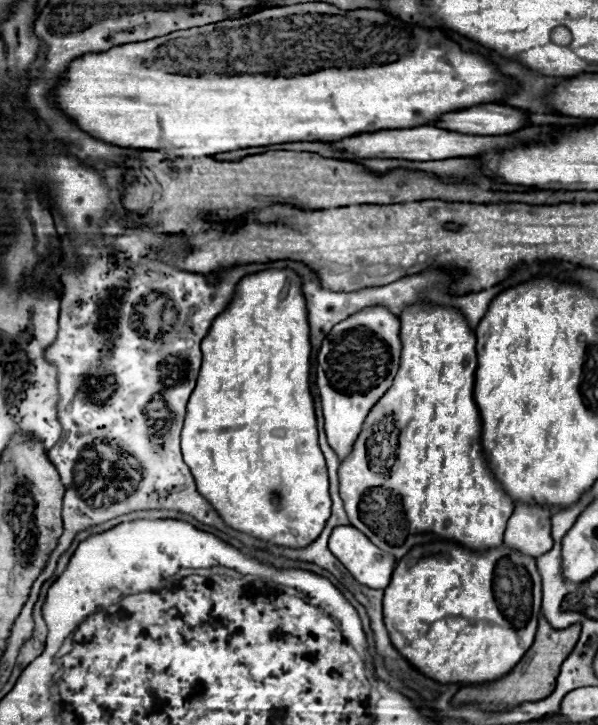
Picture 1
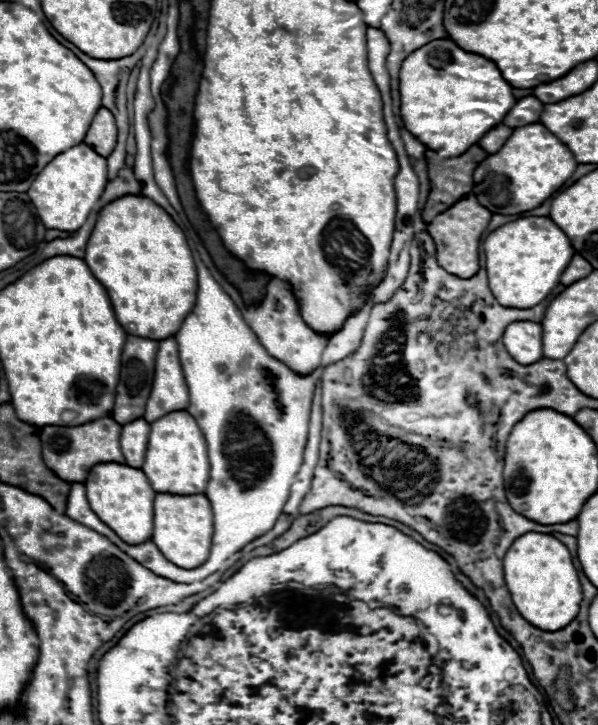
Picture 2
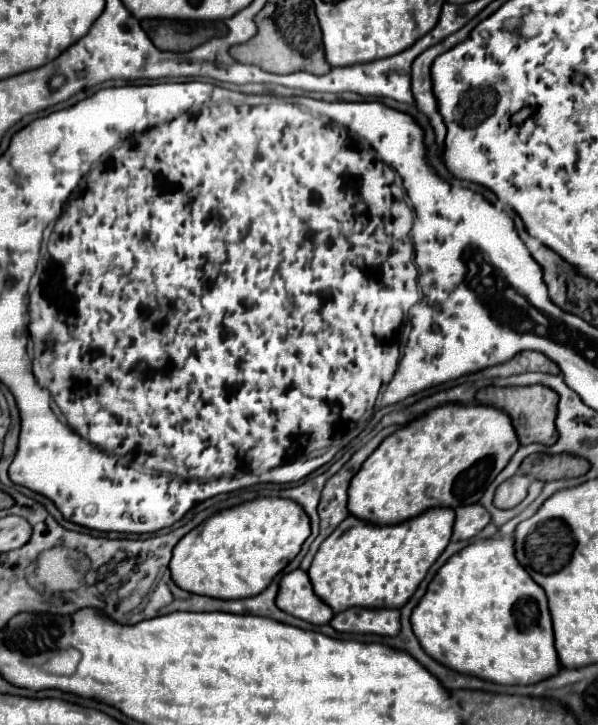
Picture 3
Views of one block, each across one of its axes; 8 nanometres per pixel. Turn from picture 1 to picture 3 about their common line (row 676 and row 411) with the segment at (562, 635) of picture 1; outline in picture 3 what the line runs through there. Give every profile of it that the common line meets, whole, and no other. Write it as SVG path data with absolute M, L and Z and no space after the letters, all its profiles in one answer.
M534 384L534 386L524 386L524 388L494 388L494 386L488 386L488 388L482 388L476 392L474 396L476 404L482 404L482 406L492 406L492 408L498 408L502 412L506 412L512 420L512 426L516 430L516 436L520 440L522 446L526 444L554 444L558 438L556 438L556 426L554 426L554 420L556 420L556 404L558 404L558 394L546 386L540 386L540 384Z

